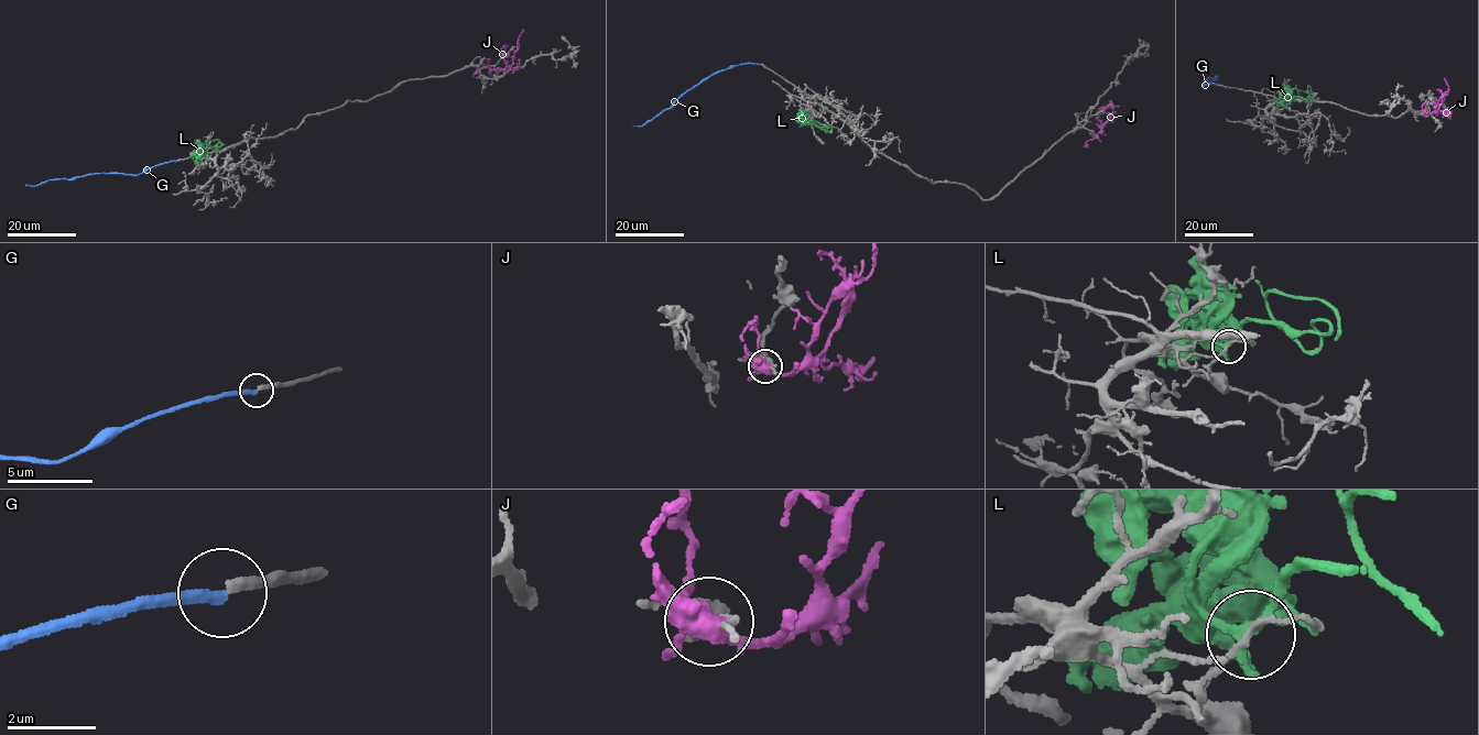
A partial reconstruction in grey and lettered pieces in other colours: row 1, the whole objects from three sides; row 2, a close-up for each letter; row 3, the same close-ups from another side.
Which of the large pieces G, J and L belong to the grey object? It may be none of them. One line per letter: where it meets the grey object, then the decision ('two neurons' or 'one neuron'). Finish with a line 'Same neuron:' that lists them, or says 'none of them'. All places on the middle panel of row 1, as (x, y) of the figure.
G: (759, 64) | two neurons
J: (1111, 107) | two neurons
L: (813, 120) | two neurons
Same neuron: none of them

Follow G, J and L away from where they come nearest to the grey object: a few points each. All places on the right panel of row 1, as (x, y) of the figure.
G: (1217, 85), (1210, 83), (1202, 86), (1207, 77), (1218, 79), (1215, 75)
J: (1426, 112), (1436, 113), (1448, 108), (1448, 116)
L: (1291, 101), (1295, 96), (1311, 98), (1308, 91), (1296, 88)

